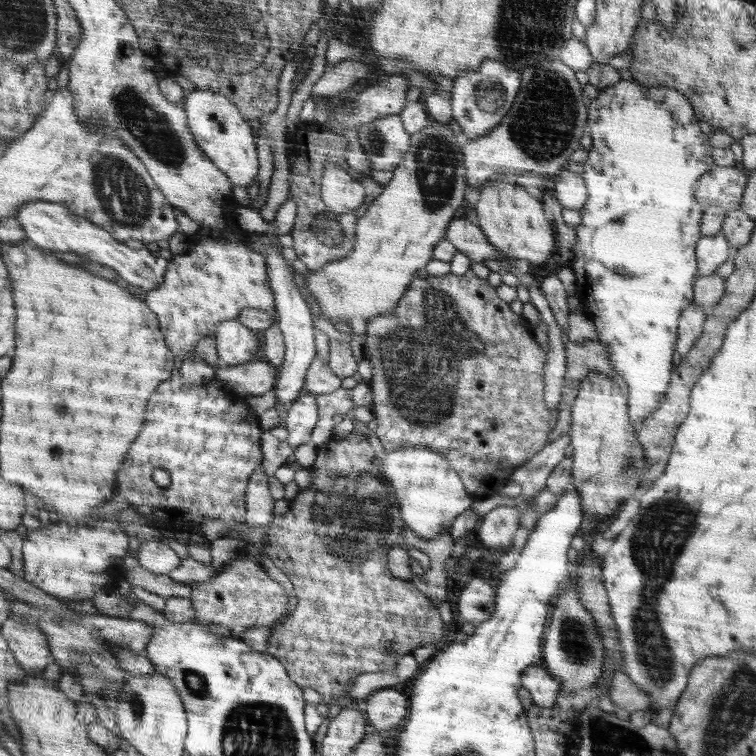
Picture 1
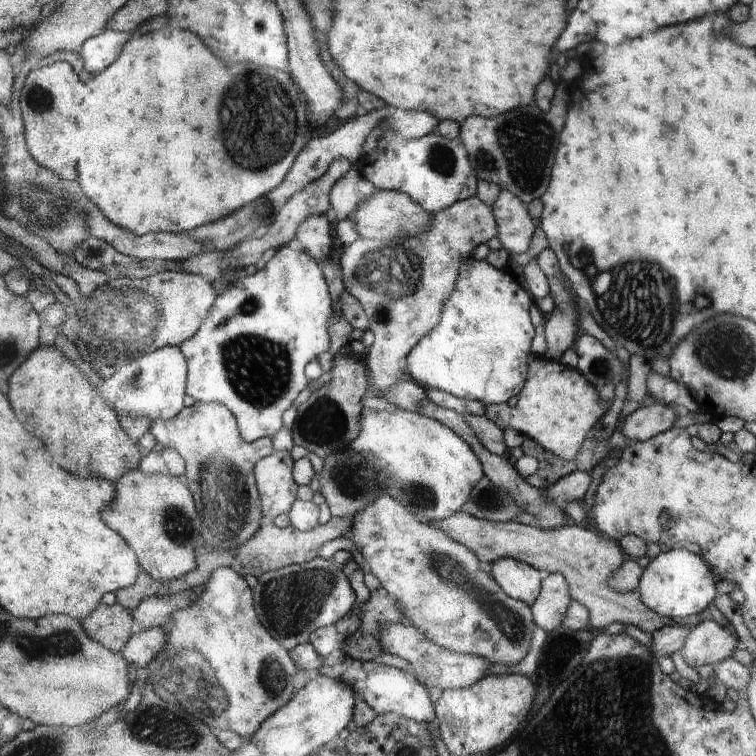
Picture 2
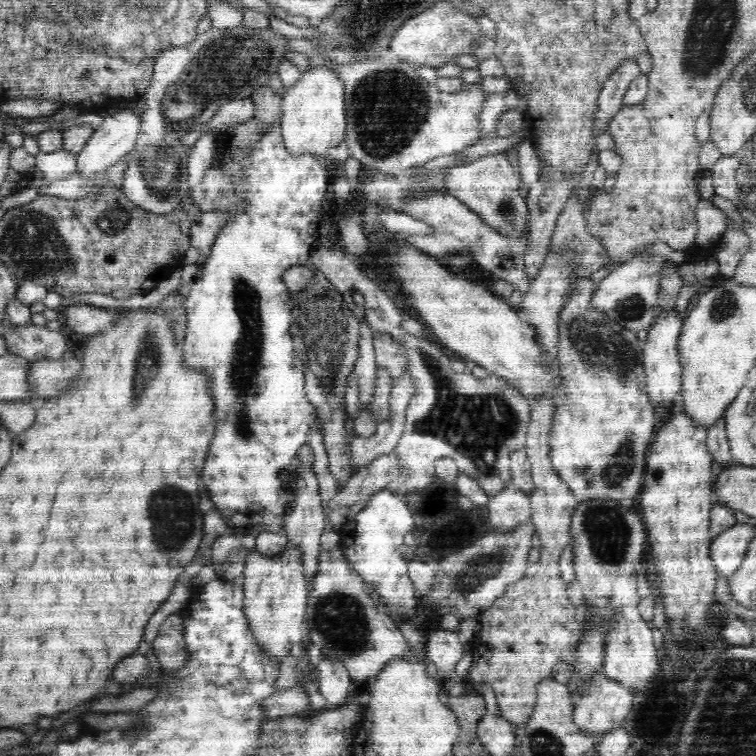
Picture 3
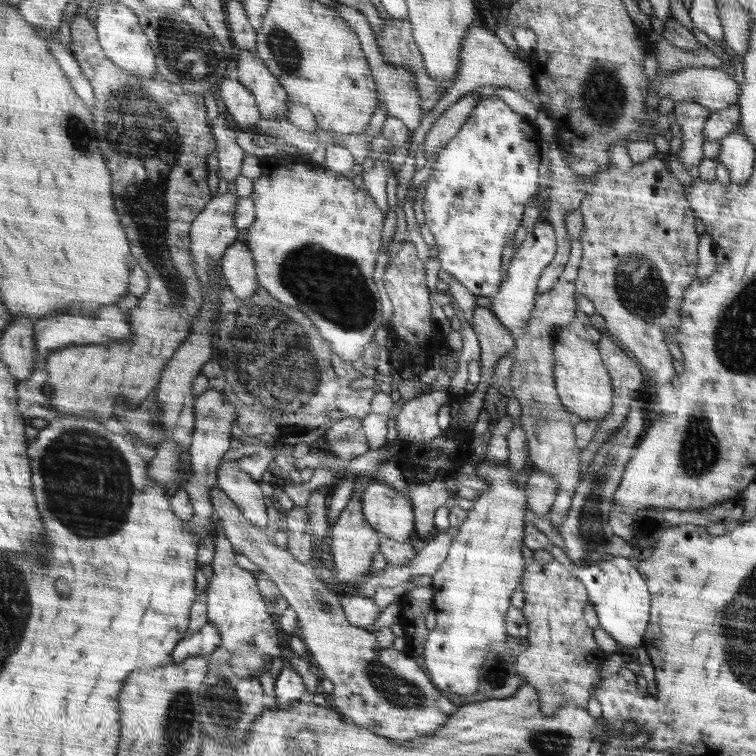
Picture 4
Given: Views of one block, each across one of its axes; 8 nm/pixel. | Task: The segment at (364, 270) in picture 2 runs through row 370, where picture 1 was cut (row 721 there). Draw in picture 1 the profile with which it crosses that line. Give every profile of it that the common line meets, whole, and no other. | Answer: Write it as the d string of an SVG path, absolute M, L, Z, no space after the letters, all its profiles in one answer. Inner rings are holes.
M392 687L375 689L363 704L367 710L368 722L372 723L376 732L390 733L390 728L406 720L404 716L408 712L408 702L401 692L396 692Z

